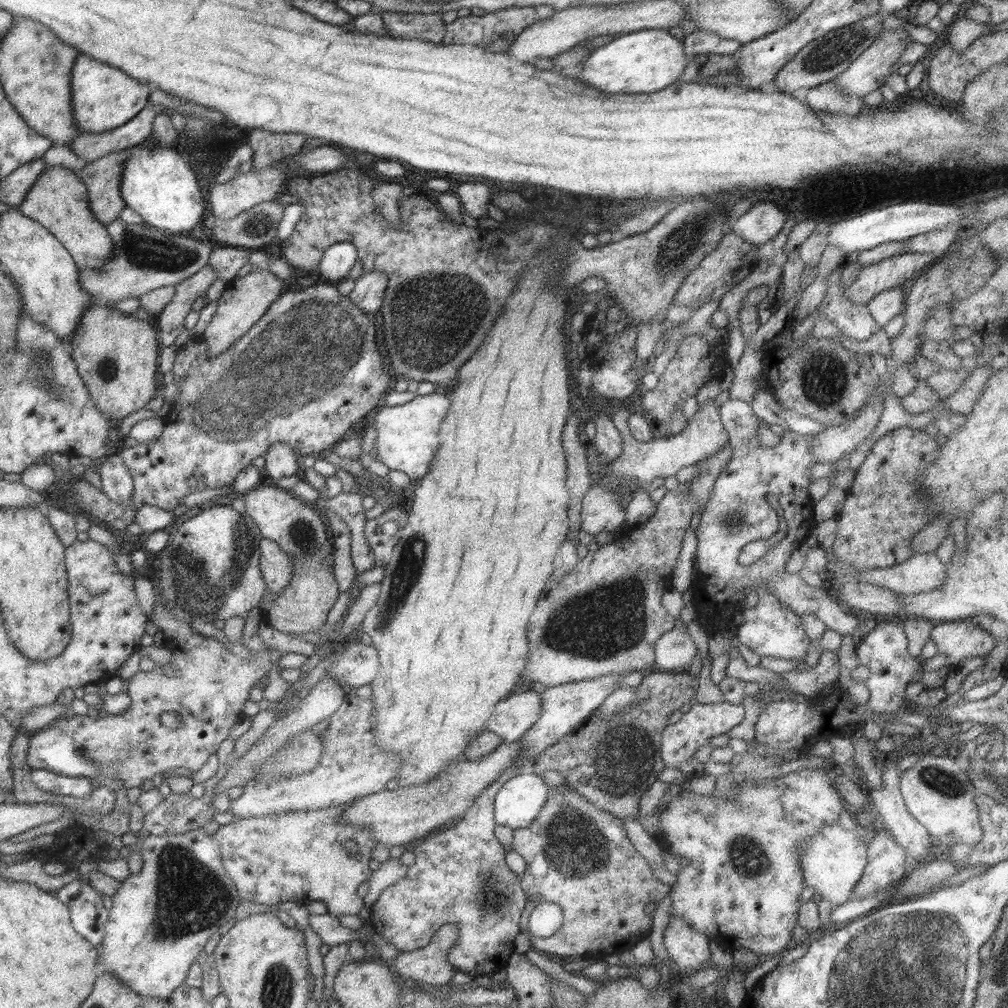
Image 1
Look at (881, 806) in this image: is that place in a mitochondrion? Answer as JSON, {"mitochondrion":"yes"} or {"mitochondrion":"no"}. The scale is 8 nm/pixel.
{"mitochondrion":"no"}

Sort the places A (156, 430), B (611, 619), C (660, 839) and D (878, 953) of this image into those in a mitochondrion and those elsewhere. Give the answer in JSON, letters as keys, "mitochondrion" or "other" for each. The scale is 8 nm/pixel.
{"A":"other","B":"mitochondrion","C":"other","D":"mitochondrion"}

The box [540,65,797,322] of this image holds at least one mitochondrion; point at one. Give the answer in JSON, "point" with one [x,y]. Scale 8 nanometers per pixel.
{"point":[678,246]}

